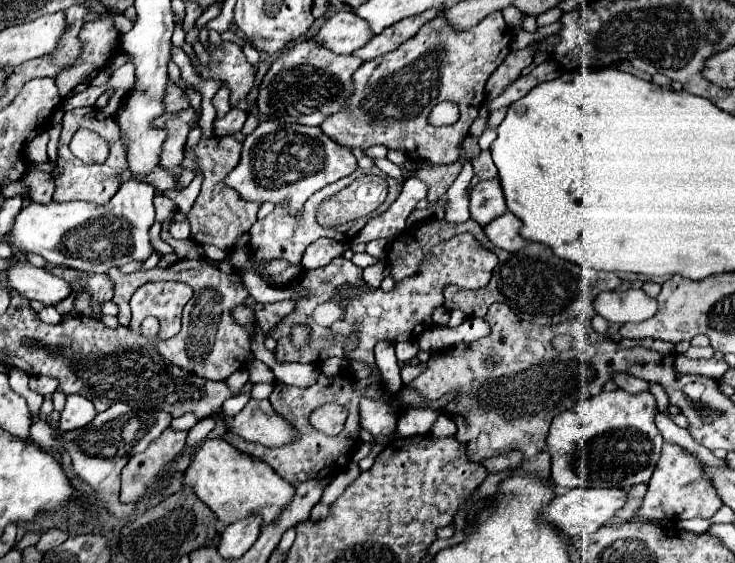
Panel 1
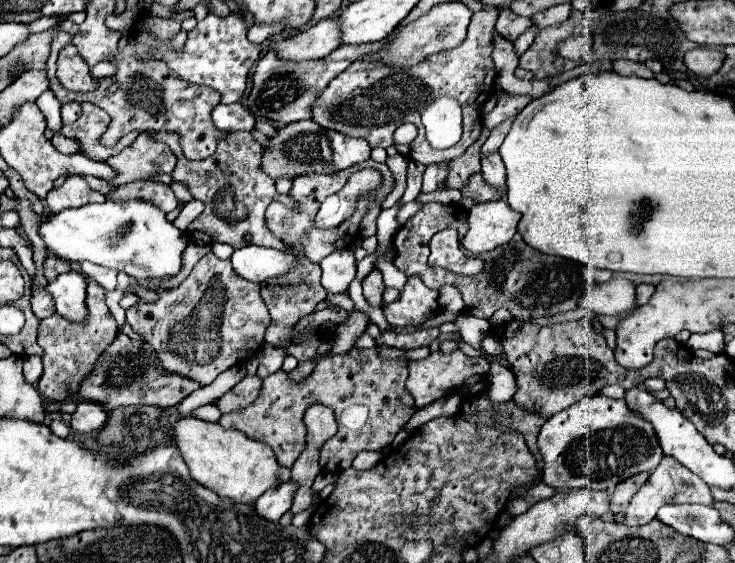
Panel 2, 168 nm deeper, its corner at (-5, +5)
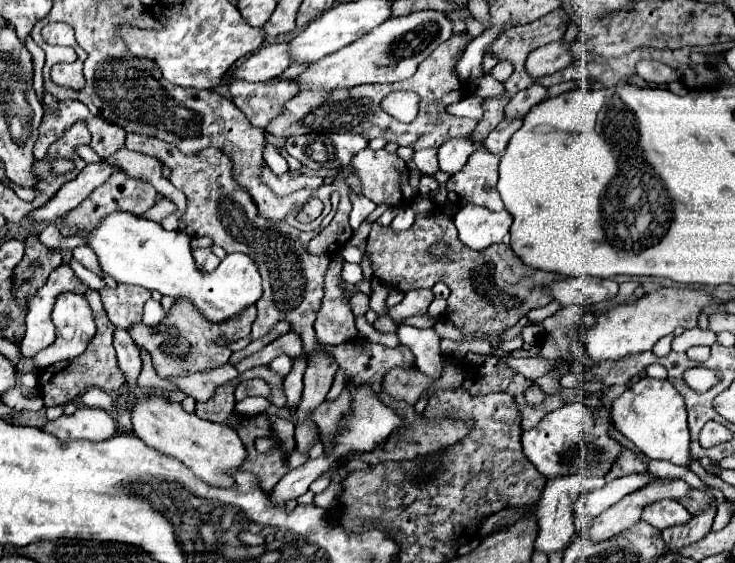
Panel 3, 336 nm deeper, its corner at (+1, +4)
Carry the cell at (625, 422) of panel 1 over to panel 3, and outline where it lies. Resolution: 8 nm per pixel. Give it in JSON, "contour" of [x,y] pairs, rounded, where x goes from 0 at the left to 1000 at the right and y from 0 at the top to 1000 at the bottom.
{"contour":[[[777,716],[777,719],[766,719],[758,730],[744,734],[725,762],[712,766],[709,787],[717,815],[744,851],[769,847],[780,840],[788,840],[796,847],[804,847],[804,844],[823,847],[823,840],[831,837],[837,819],[850,801],[850,790],[845,790],[829,773],[831,762],[837,762],[837,755],[831,748],[829,723],[818,719],[810,730],[804,730],[793,716]]]}

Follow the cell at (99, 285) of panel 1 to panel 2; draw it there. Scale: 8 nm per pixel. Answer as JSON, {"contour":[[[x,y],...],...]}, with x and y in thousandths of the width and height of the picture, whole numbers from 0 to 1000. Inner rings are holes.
{"contour":[[[121,501],[118,508],[118,547],[121,547],[121,568],[118,575],[97,575],[91,568],[83,568],[80,558],[72,558],[61,565],[53,579],[53,615],[59,618],[59,664],[53,671],[53,696],[64,710],[88,714],[97,707],[107,682],[118,664],[124,664],[129,639],[137,632],[137,625],[146,622],[151,604],[159,593],[156,565],[151,561],[140,512],[132,501]],[[86,575],[86,579],[83,579]]]}

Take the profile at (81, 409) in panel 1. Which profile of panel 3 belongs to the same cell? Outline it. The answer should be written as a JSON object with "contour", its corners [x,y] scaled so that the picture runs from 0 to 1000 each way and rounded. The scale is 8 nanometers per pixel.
{"contour":[[[107,723],[94,741],[83,737],[78,748],[67,748],[61,766],[72,769],[83,783],[102,783],[102,780],[143,783],[154,776],[154,769],[159,766],[159,755],[154,741],[140,726]]]}

